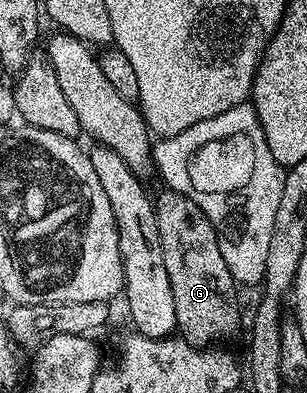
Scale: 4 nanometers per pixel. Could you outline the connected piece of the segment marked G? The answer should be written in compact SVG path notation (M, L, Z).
M161 190L161 193L156 193L155 196L155 207L157 210L157 221L159 222L159 242L163 246L163 263L167 265L167 278L171 278L171 294L175 294L175 322L177 323L177 332L179 333L180 339L186 340L189 345L193 348L209 348L210 346L216 345L213 344L216 340L225 340L228 336L233 336L237 332L237 327L241 324L241 312L237 309L237 291L239 291L238 285L235 283L233 279L233 275L231 274L231 270L227 270L227 262L223 262L223 253L219 250L219 238L215 234L215 226L211 226L211 222L208 218L203 214L203 210L199 210L199 206L195 206L195 202L191 202L191 198L187 198L183 194L179 194L178 192L172 190Z

